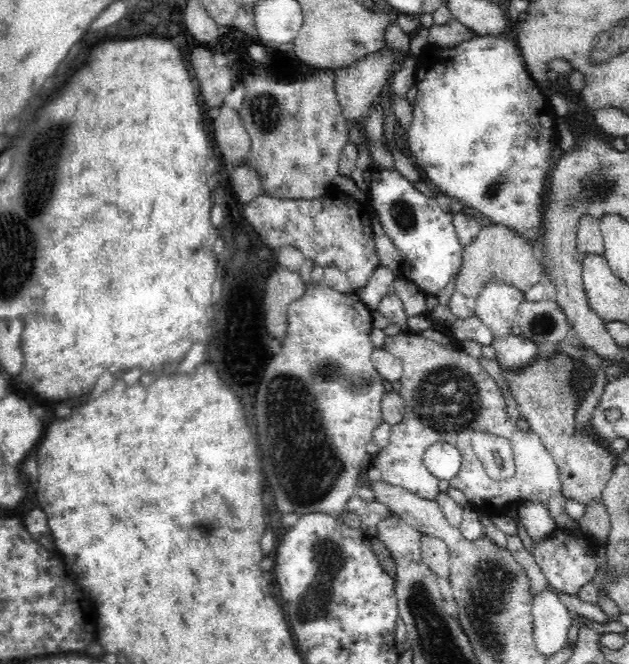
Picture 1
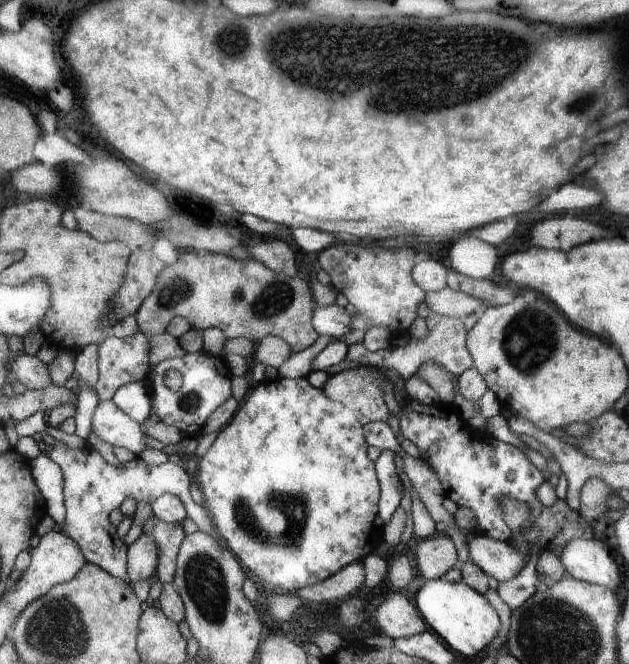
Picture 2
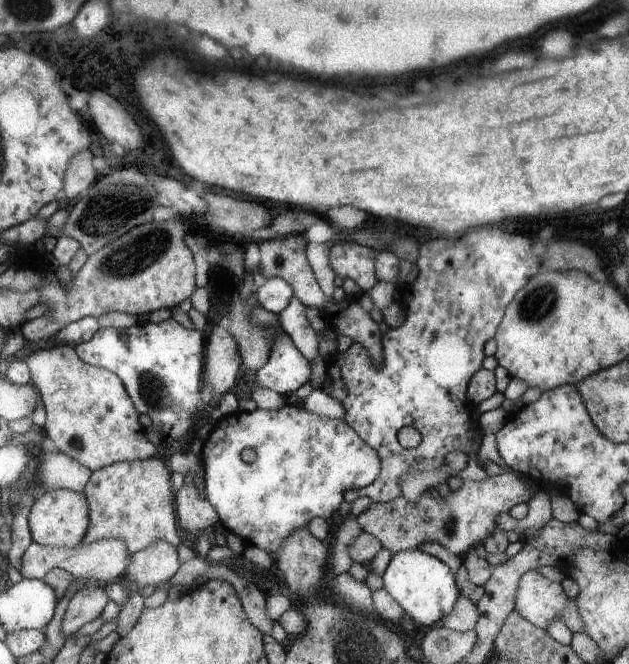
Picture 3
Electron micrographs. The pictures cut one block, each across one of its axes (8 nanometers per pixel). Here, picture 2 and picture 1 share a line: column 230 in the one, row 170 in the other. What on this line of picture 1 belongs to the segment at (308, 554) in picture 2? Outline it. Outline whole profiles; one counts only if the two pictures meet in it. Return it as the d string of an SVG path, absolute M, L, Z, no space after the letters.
M514 34L478 36L458 44L456 48L442 48L426 44L416 56L416 88L414 118L406 134L408 154L414 160L422 180L444 196L462 202L466 212L486 216L492 224L506 224L518 234L528 236L538 250L540 228L540 202L546 190L546 176L558 160L556 114L542 88L526 70L524 52Z

